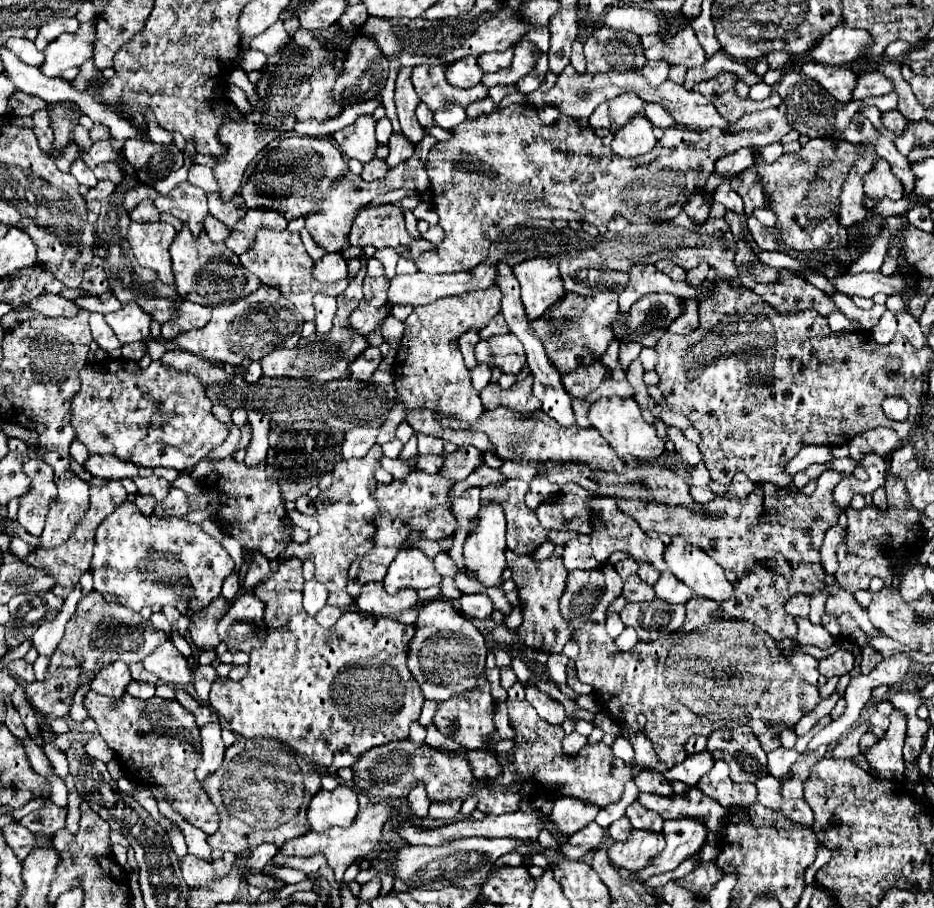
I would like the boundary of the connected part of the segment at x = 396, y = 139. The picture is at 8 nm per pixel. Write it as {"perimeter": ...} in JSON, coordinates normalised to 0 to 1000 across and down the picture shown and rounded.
{"perimeter":[[[422,145],[418,150],[415,163],[418,163],[418,172],[415,172],[413,178],[415,178],[418,185],[433,178],[433,176],[437,176],[443,170],[443,159],[439,156],[439,152],[433,145]]]}

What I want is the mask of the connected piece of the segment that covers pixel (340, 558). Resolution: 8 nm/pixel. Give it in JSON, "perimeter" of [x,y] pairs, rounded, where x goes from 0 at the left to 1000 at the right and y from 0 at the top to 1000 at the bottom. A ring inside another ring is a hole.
{"perimeter":[[[405,489],[398,491],[398,496],[388,504],[388,507],[370,507],[358,514],[358,531],[353,540],[345,541],[335,551],[335,555],[340,562],[340,574],[343,584],[336,593],[332,593],[325,599],[313,597],[298,615],[298,619],[304,619],[304,615],[319,612],[321,617],[334,617],[338,623],[338,639],[345,641],[353,652],[358,650],[368,650],[373,641],[373,623],[377,621],[381,610],[390,610],[396,604],[396,593],[398,593],[398,568],[400,562],[405,559],[405,553],[400,548],[400,518],[407,513],[405,504],[409,502],[409,493]],[[377,551],[379,557],[368,557],[364,559],[364,566],[360,564],[360,557],[366,557],[366,553]]]}

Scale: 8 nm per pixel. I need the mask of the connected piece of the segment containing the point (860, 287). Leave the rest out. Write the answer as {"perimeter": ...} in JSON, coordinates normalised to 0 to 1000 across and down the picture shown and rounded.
{"perimeter":[[[901,300],[897,306],[891,308],[893,317],[906,326],[923,326],[923,328],[934,328],[940,322],[946,324],[957,324],[966,322],[966,302],[957,304],[944,304],[942,300],[921,300],[921,302],[908,302]]]}

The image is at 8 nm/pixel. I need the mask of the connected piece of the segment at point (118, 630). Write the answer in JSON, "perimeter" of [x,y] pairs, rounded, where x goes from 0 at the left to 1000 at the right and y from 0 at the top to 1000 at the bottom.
{"perimeter":[[[103,650],[86,659],[79,678],[73,683],[69,703],[54,725],[54,740],[47,751],[28,753],[28,771],[47,793],[58,793],[64,789],[73,789],[77,778],[77,767],[86,753],[96,751],[103,740],[116,729],[133,727],[135,731],[154,727],[171,707],[176,707],[178,698],[163,692],[161,685],[150,683],[135,667],[124,667],[120,663],[111,663]]]}

